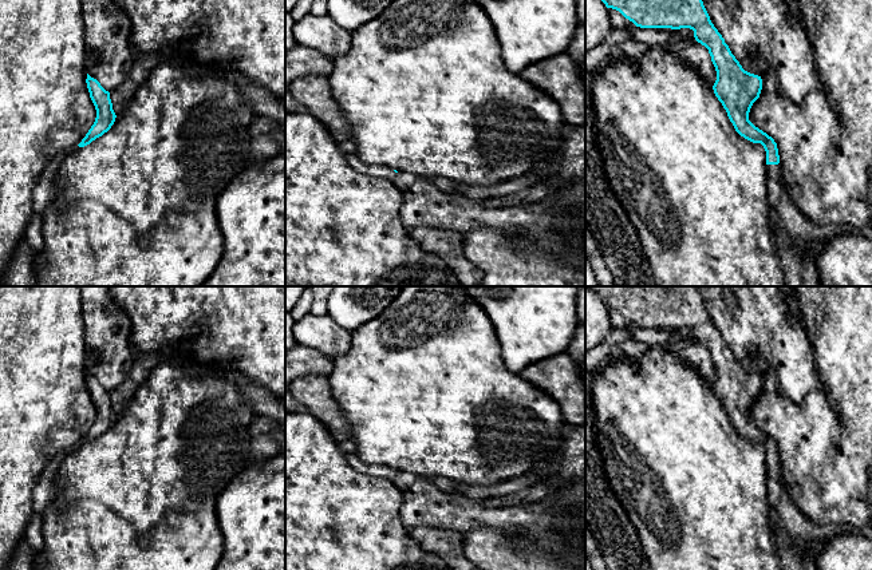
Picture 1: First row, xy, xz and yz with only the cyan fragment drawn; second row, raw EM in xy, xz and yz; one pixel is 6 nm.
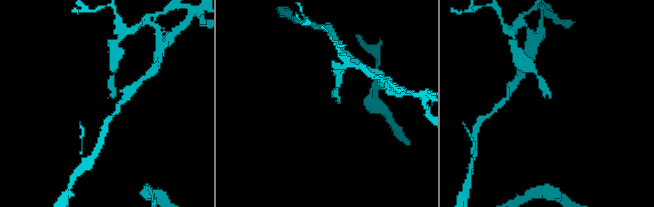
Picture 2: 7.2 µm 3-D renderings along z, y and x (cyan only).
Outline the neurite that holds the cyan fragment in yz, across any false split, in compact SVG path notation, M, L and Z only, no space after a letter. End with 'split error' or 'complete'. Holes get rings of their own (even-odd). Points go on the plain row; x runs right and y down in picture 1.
M588 286L596 293L607 308L619 310L626 318L640 328L690 328L698 343L709 349L711 361L717 371L717 380L713 385L714 393L727 412L735 431L753 443L761 443L766 451L768 464L768 507L769 512L777 510L782 494L780 455L777 443L766 432L755 427L749 420L749 412L753 403L759 397L762 379L742 368L739 361L731 353L725 339L714 326L710 316L698 293L698 286Z | split error

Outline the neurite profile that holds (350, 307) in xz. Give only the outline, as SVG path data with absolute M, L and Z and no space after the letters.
M335 286L327 314L350 333L378 317L403 286Z

